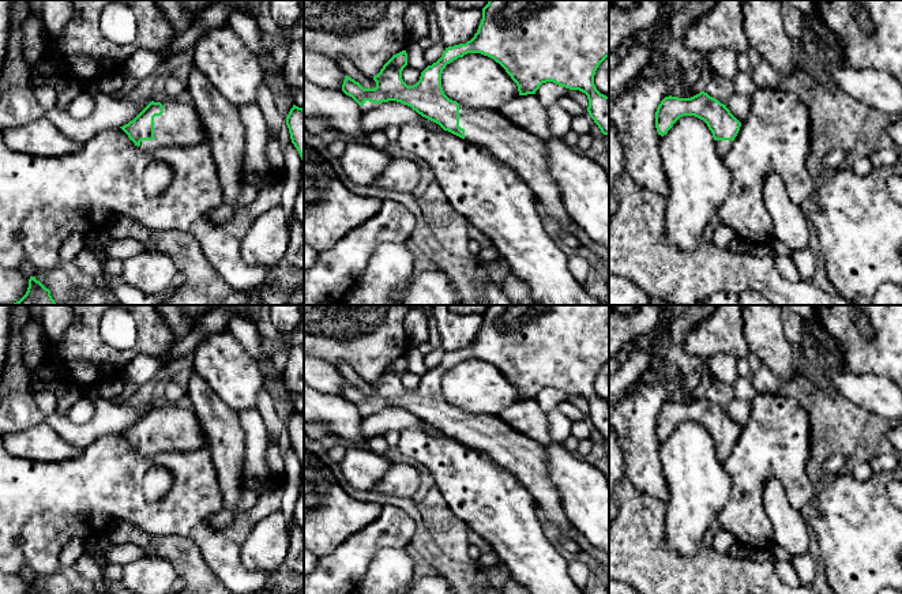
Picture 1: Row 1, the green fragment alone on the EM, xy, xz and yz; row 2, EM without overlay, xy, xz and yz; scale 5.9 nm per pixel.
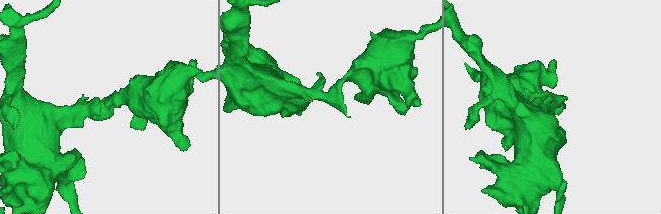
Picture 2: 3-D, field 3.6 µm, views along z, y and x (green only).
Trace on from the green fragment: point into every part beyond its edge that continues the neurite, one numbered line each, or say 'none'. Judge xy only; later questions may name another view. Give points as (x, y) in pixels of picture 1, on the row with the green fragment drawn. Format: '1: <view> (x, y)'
1: xy (179, 126)

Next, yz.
1: yz (721, 146)

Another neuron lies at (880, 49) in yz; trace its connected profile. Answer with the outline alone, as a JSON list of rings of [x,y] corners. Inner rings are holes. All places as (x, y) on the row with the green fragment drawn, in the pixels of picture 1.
[[[813,0],[813,5],[819,19],[838,38],[846,65],[886,72],[902,86],[902,0]],[[856,4],[868,12],[872,22],[869,33],[858,27],[852,14]]]

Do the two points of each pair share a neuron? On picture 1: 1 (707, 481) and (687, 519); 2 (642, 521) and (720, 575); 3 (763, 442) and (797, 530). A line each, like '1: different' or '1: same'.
1: same
2: same
3: different

